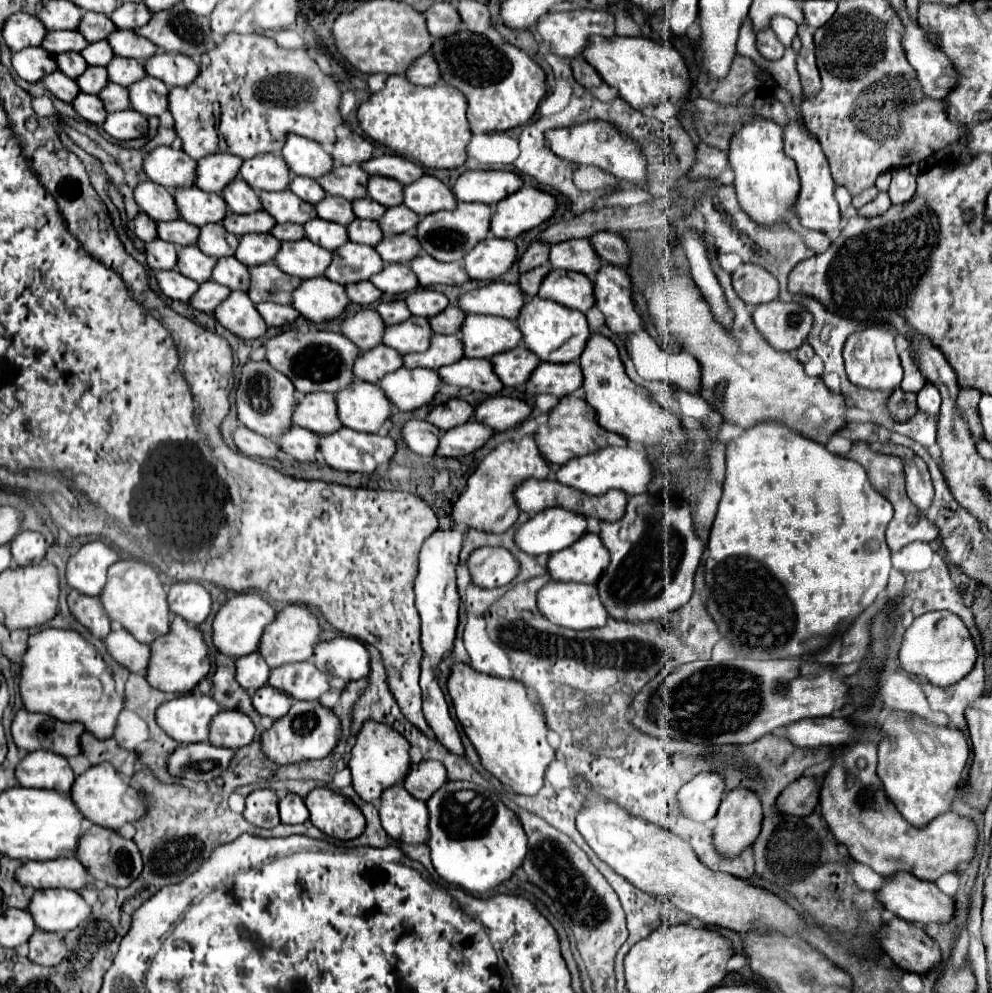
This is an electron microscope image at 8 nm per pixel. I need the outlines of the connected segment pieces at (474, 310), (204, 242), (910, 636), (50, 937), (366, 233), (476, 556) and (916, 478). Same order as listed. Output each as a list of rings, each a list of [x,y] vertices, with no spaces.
[[[490,282],[484,288],[476,288],[464,294],[458,304],[466,314],[494,314],[516,320],[524,302],[526,294],[522,294],[516,284]]]
[[[206,224],[200,228],[198,248],[214,258],[222,256],[234,256],[238,246],[238,236],[228,234],[222,224]]]
[[[926,612],[910,624],[904,632],[900,648],[900,666],[908,674],[918,676],[924,682],[930,682],[938,688],[952,686],[962,680],[976,662],[976,646],[970,638],[964,622],[952,612]]]
[[[36,930],[28,940],[28,960],[42,966],[56,966],[68,956],[68,948],[64,944],[62,934]]]
[[[356,218],[352,224],[348,224],[348,236],[356,244],[376,246],[376,244],[380,244],[382,230],[380,230],[378,222],[374,222],[374,220],[360,220],[360,218]]]
[[[478,548],[468,560],[466,568],[472,582],[480,588],[496,588],[510,584],[518,574],[518,560],[506,548]]]
[[[886,444],[880,452],[898,456],[904,462],[908,498],[916,504],[916,508],[926,512],[934,498],[934,486],[932,486],[930,472],[928,472],[924,460],[920,456],[916,456],[912,450],[908,450],[906,446],[896,446],[896,444]]]

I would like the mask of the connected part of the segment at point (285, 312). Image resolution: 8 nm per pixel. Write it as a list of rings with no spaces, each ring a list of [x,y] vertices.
[[[262,302],[262,304],[256,304],[256,310],[260,312],[260,316],[264,318],[264,322],[268,326],[286,326],[286,324],[292,324],[298,320],[300,312],[292,306],[282,306],[282,304],[274,304],[274,302]]]

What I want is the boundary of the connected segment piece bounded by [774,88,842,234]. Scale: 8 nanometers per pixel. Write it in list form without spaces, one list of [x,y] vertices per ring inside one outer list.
[[[776,88],[774,96],[784,102],[786,112],[790,116],[790,124],[784,128],[784,150],[786,154],[796,162],[798,166],[798,176],[800,176],[800,194],[792,206],[792,212],[796,214],[796,218],[800,220],[800,224],[808,230],[820,230],[820,232],[834,232],[842,226],[842,216],[840,216],[840,208],[838,202],[834,198],[834,180],[830,174],[830,166],[828,160],[820,148],[818,138],[814,138],[814,134],[806,132],[800,128],[798,124],[798,116],[796,116],[796,108],[792,104],[790,94],[784,88]]]

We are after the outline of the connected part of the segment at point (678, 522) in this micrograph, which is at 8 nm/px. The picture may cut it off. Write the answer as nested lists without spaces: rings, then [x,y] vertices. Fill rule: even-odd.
[[[630,496],[620,522],[600,522],[600,538],[610,554],[610,564],[596,586],[610,618],[624,622],[660,620],[690,600],[704,542],[692,528],[688,504],[676,502],[664,508],[656,496]]]

